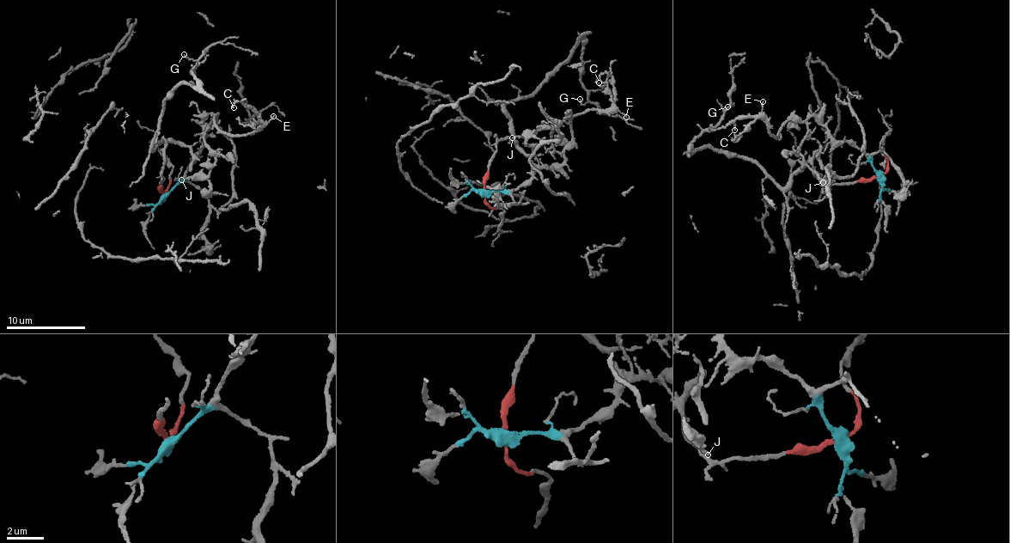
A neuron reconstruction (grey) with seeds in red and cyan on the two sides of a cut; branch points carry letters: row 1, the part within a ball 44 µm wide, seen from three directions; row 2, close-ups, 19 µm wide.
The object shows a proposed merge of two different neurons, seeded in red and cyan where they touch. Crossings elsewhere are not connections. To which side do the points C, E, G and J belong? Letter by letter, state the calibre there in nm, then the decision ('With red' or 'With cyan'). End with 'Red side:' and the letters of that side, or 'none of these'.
C: Thickness 150 nm. With cyan
E: Thickness 110 nm. With cyan
G: Thickness 90 nm. With red
J: Thickness 150 nm. With cyan
Red side: G

